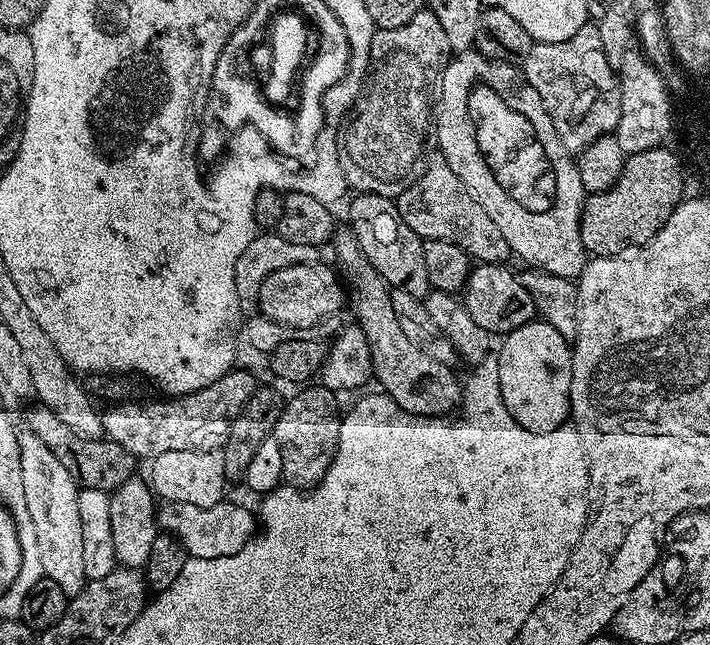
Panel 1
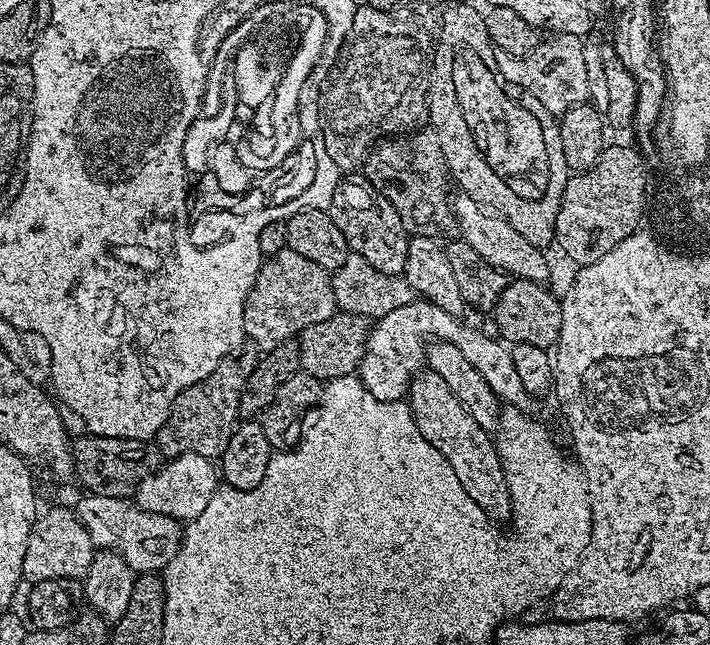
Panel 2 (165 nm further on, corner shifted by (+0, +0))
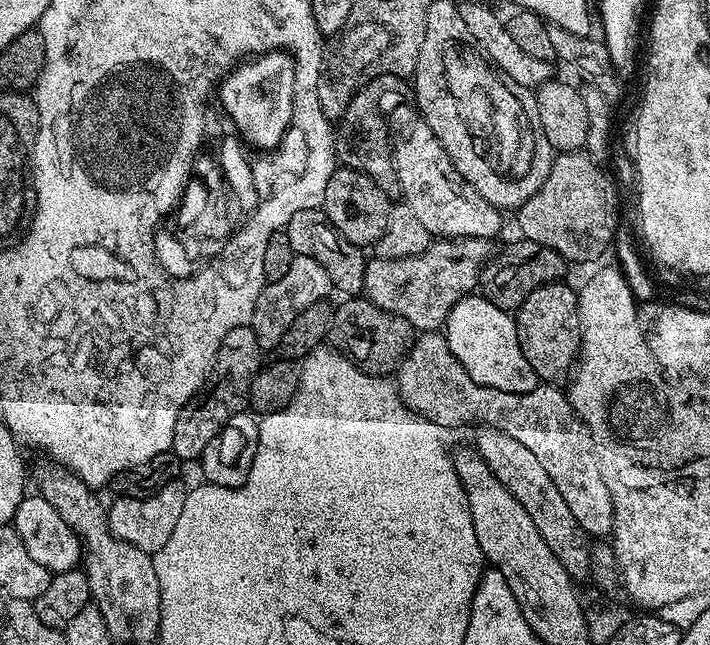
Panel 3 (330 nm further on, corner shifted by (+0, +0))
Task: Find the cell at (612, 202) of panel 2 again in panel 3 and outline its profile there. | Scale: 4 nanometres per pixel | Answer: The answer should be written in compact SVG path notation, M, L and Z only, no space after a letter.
M587 151L559 153L552 161L550 174L546 174L546 182L542 182L542 186L522 207L515 209L516 224L520 227L519 235L530 242L552 248L568 262L577 260L584 264L587 260L598 259L607 248L609 251L621 219L620 200L616 197L615 182L600 168L603 167Z

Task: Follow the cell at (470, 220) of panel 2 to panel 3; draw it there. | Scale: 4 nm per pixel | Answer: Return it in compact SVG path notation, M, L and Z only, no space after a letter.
M411 103L408 104L398 105L392 112L392 120L390 116L390 128L394 133L392 161L398 174L403 203L410 206L412 213L422 221L422 226L426 226L426 230L432 233L433 237L450 240L478 238L491 241L492 236L496 236L500 232L501 209L486 202L486 198L482 198L482 194L478 194L478 190L474 190L474 186L470 186L466 182L466 178L462 178L462 174L458 174L454 162L450 162L450 158L446 154L442 142L438 142L434 130L430 130L430 126L419 111Z

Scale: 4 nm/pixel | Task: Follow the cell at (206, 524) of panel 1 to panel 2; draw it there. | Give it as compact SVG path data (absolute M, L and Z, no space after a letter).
M81 495L81 500L74 507L74 515L90 534L93 545L100 550L111 550L132 567L137 574L159 573L174 558L180 549L182 535L181 521L166 514L150 514L142 510L131 499L119 496Z

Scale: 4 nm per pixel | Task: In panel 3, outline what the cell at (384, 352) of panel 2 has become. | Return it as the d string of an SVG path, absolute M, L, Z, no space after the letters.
M439 331L426 332L413 339L412 348L395 373L394 383L400 400L411 412L434 422L442 430L481 420L481 425L522 442L522 446L542 462L546 474L554 478L558 494L562 494L566 506L570 506L570 514L574 514L580 529L592 538L611 537L614 522L612 495L604 481L592 436L559 387L544 382L529 392L484 388L470 378L450 350L448 339Z

